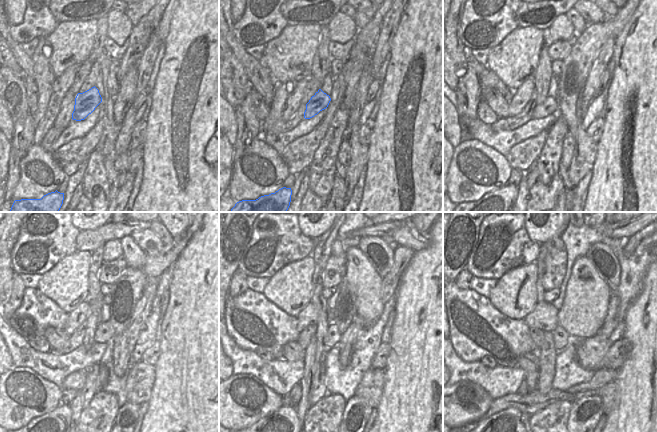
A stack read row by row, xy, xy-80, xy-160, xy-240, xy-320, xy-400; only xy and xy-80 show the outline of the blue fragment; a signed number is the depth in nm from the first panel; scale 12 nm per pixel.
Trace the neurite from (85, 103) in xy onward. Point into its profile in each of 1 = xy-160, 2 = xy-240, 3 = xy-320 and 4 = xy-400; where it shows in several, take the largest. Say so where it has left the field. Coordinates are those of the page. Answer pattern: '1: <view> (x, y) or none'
1: xy-160 (550, 104)
2: xy-240 (104, 332)
3: xy-320 (333, 334)
4: xy-400 (561, 337)

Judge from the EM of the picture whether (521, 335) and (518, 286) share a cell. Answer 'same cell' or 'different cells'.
different cells

